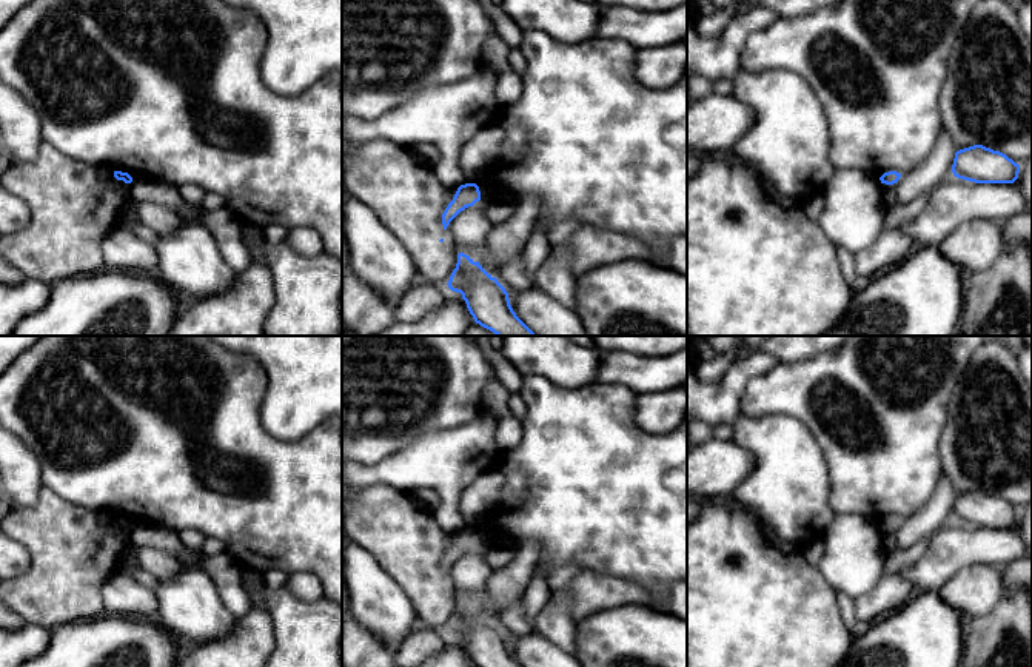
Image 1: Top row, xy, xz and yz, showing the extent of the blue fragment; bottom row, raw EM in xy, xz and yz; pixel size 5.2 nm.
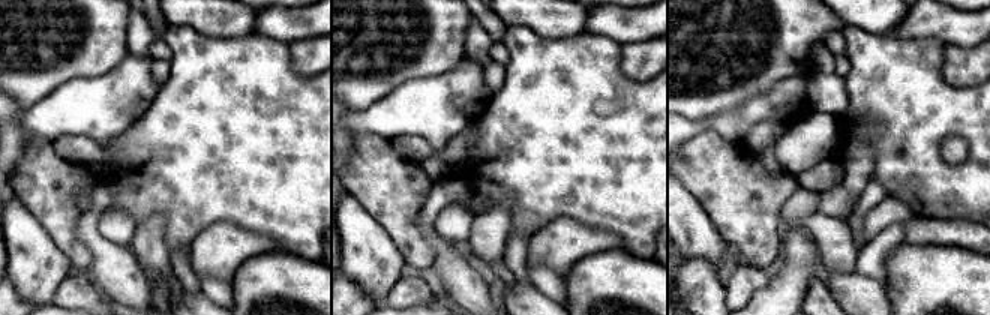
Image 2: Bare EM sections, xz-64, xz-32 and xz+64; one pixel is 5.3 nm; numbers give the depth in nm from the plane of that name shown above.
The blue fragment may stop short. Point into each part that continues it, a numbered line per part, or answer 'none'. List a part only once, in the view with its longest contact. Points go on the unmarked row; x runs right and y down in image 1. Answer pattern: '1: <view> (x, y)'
none

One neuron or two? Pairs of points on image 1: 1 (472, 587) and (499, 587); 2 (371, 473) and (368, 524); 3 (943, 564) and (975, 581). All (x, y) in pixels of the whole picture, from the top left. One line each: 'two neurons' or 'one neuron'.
1: two neurons
2: two neurons
3: two neurons

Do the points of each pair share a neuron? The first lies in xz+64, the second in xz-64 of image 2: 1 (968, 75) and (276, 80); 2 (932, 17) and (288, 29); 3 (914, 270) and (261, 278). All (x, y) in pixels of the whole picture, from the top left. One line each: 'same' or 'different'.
1: different
2: same
3: same

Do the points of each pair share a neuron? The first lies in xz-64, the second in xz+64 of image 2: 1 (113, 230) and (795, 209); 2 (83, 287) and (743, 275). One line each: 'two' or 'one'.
1: one
2: one

